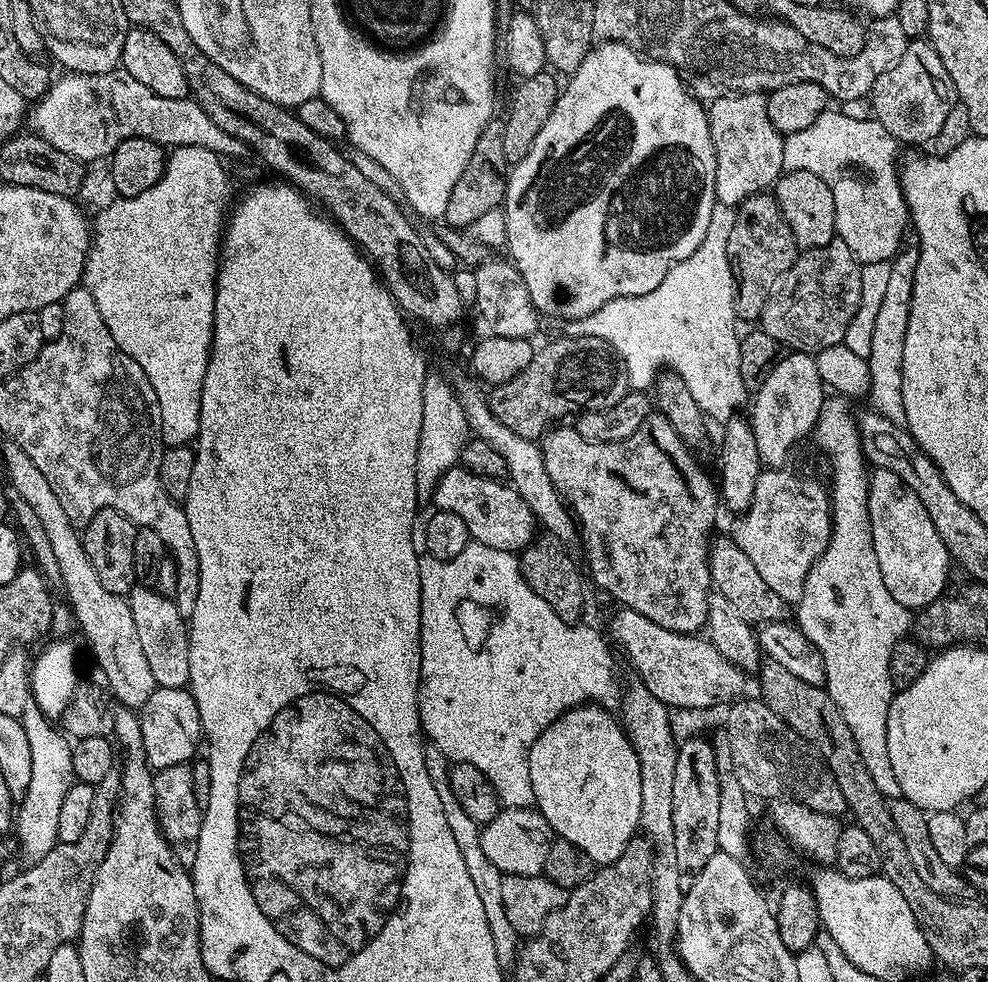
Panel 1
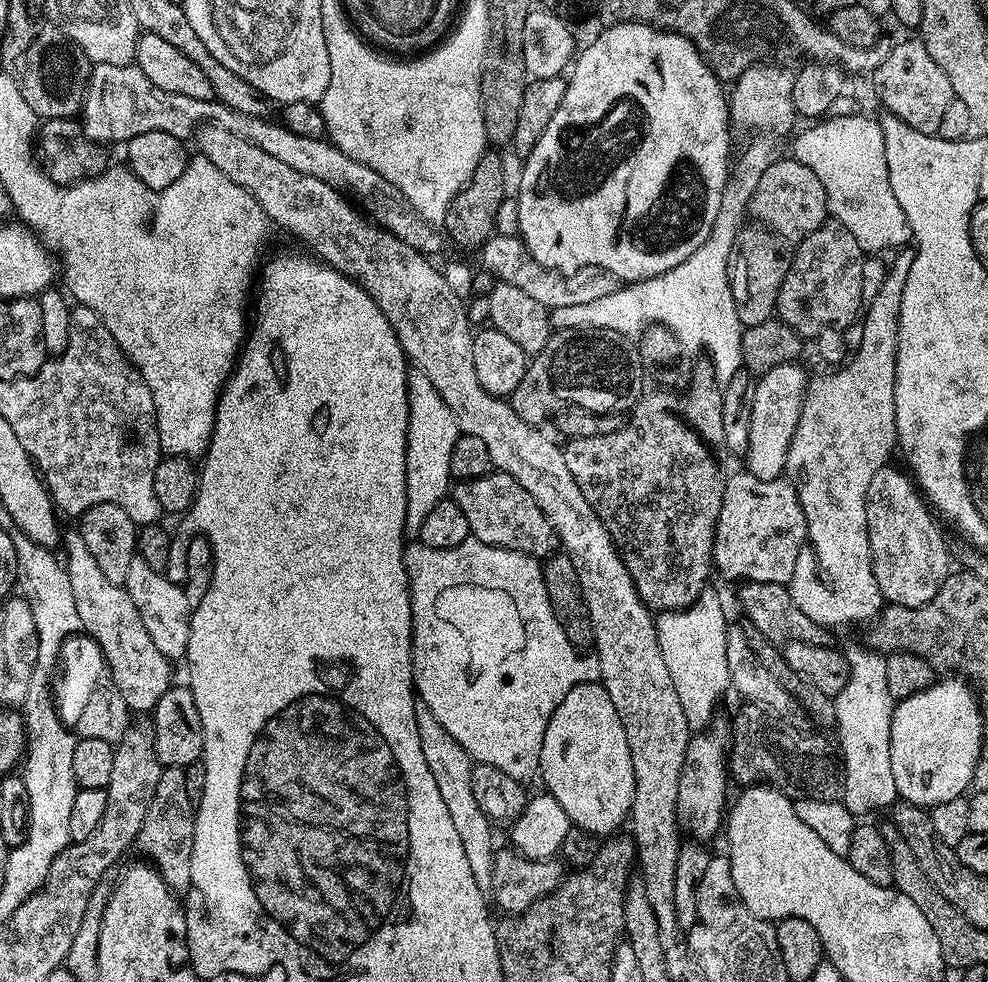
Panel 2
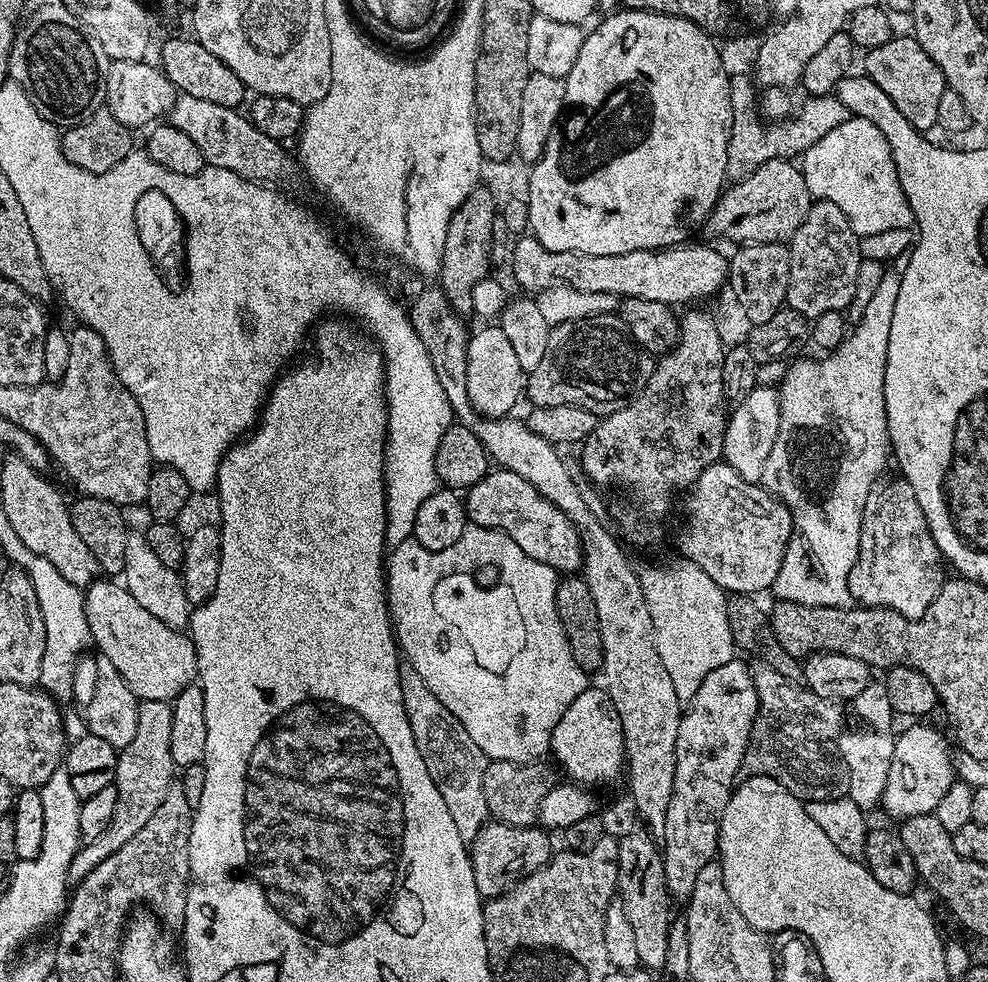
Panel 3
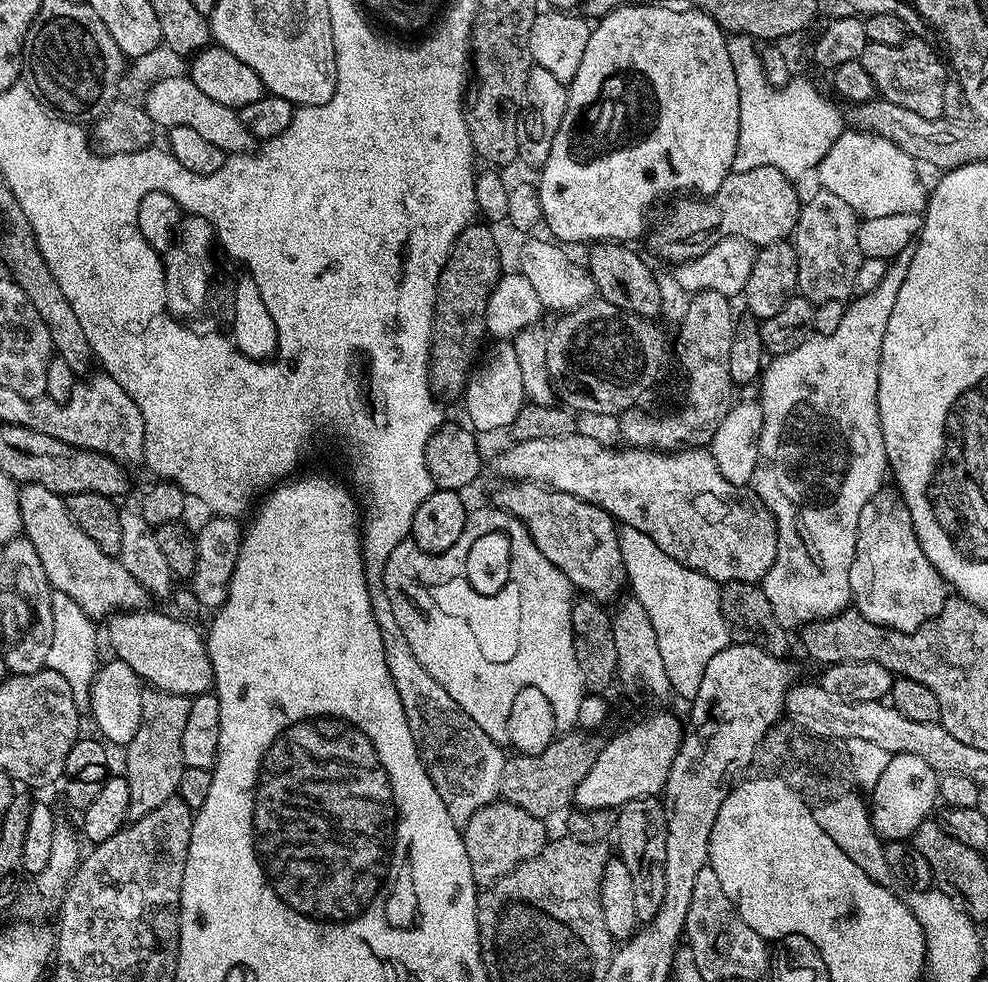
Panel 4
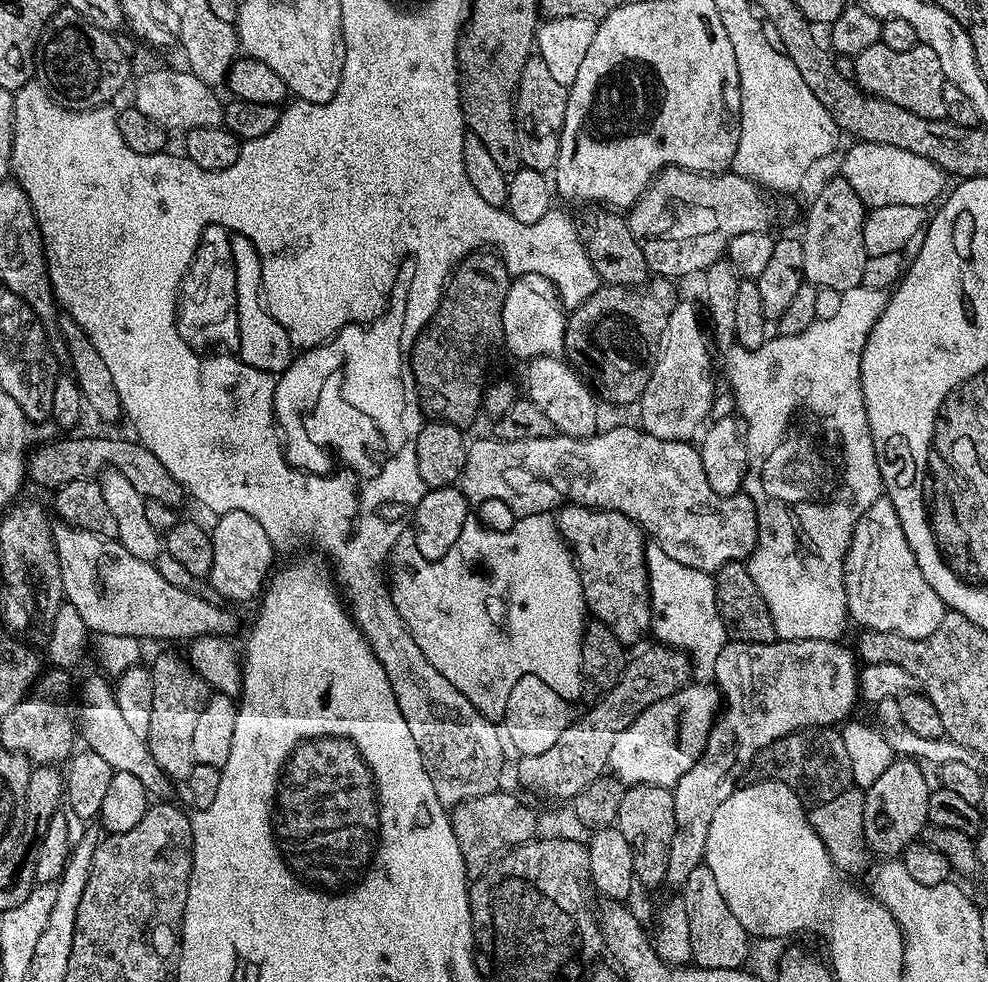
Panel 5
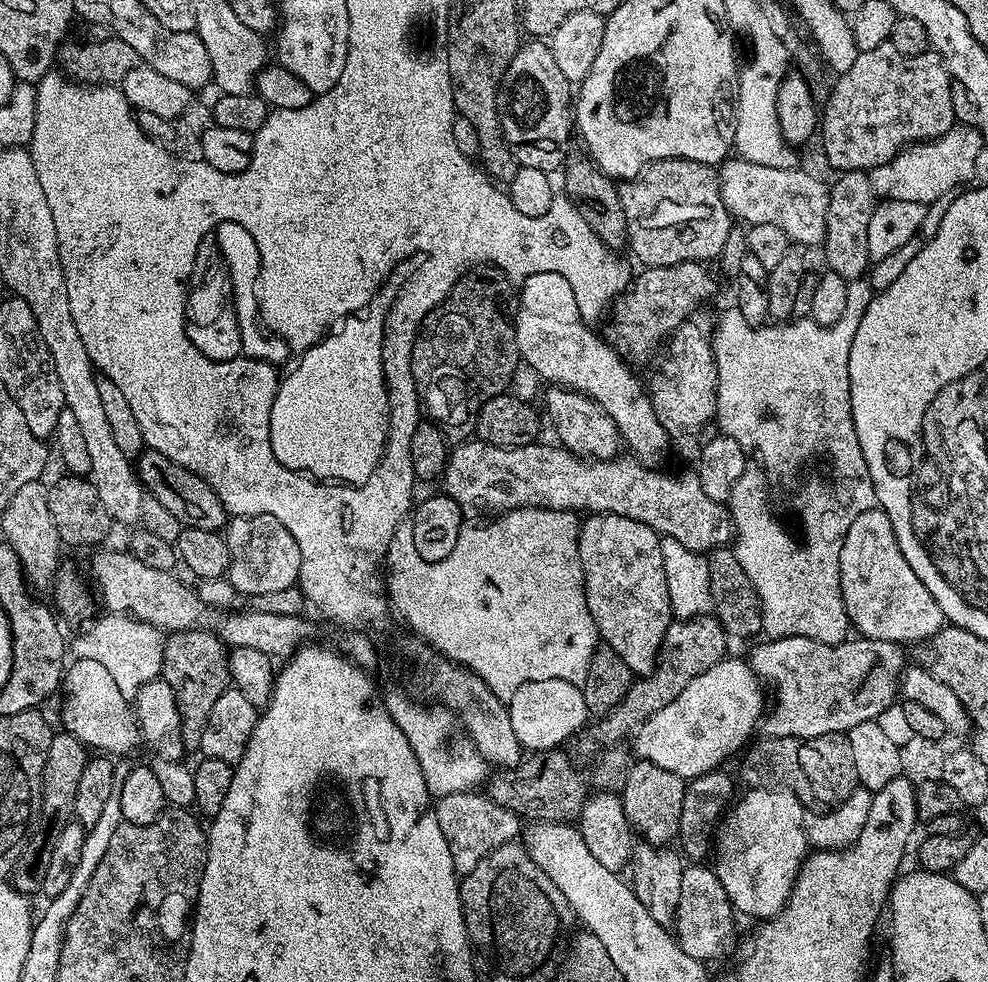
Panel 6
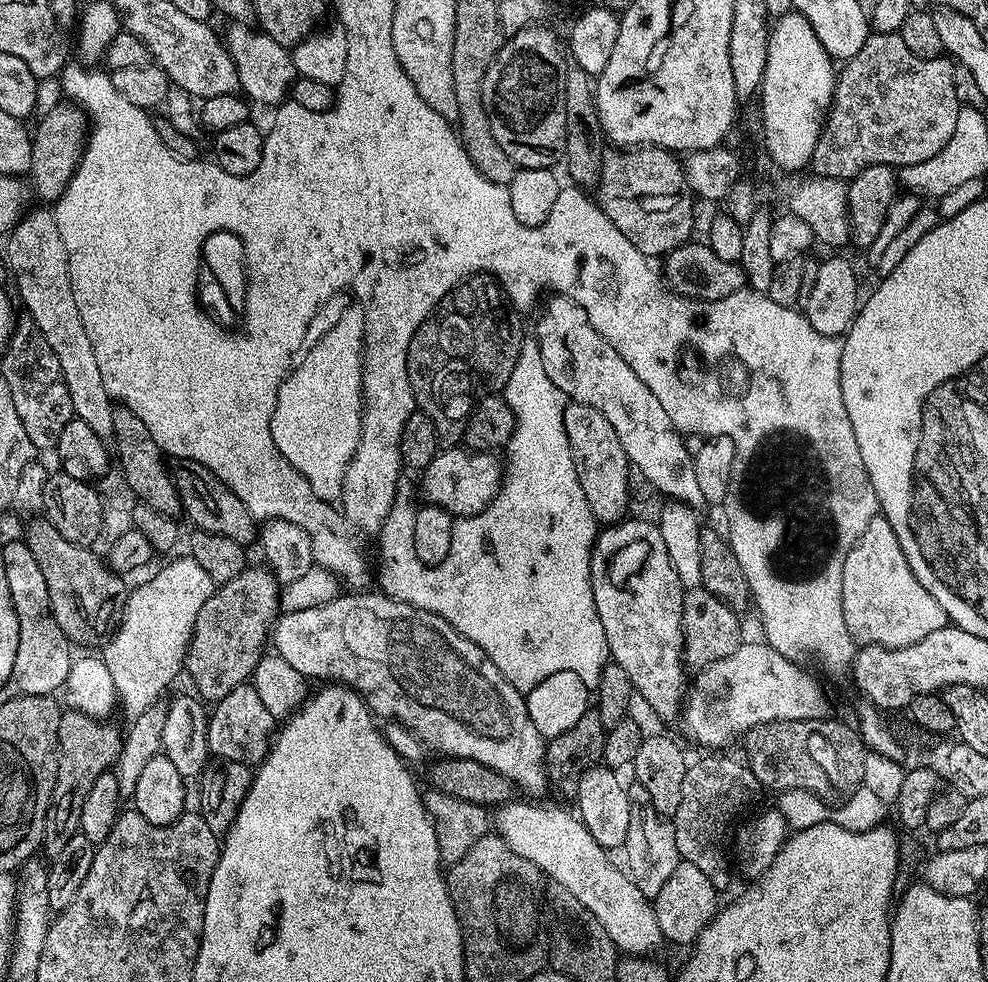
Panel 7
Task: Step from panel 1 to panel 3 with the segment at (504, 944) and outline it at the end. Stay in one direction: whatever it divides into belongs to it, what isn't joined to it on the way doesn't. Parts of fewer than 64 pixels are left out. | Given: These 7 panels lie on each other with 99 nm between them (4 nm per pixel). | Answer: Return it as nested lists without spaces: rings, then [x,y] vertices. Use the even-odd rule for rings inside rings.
[[[407,666],[401,667],[400,685],[402,686],[402,702],[406,706],[406,718],[410,722],[408,731],[414,734],[417,753],[423,754],[425,759],[430,760],[426,771],[430,774],[432,786],[438,790],[440,803],[449,808],[450,818],[454,818],[454,826],[458,826],[458,834],[462,834],[465,842],[471,842],[490,820],[484,793],[484,779],[490,763],[488,756],[482,754],[474,738],[466,734],[466,726],[462,726],[462,722],[458,722],[458,718],[454,718],[454,714],[446,710],[446,706],[442,706],[442,702],[438,702],[434,694],[430,694],[430,686],[422,682],[418,670]]]

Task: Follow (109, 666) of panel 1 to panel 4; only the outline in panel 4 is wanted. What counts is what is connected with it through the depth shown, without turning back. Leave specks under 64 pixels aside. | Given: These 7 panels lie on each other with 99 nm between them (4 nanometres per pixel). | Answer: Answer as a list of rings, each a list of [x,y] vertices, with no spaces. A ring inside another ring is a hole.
[[[141,610],[139,612],[121,612],[109,619],[108,640],[112,643],[115,659],[126,662],[136,675],[140,676],[145,685],[151,686],[157,692],[169,692],[175,696],[195,698],[213,687],[212,658],[208,653],[205,637],[195,627],[195,623],[181,619],[176,614],[167,616],[164,612]]]

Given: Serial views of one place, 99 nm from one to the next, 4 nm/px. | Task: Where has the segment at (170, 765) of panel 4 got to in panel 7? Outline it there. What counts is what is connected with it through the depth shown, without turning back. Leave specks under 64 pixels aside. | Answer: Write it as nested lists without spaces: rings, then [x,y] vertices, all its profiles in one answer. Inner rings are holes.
[[[245,567],[238,578],[230,578],[230,582],[219,585],[206,606],[202,606],[196,624],[192,627],[192,640],[188,644],[186,657],[186,676],[188,672],[196,687],[195,695],[201,701],[215,702],[226,698],[230,690],[251,677],[256,663],[265,655],[272,625],[281,611],[281,585],[267,567],[259,567]]]

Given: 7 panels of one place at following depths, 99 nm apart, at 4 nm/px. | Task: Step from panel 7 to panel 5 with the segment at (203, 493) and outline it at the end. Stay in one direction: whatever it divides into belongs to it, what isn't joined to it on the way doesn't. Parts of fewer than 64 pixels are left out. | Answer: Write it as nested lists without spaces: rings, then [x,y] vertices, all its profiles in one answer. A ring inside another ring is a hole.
[[[56,438],[37,445],[27,457],[26,474],[40,486],[46,486],[49,490],[55,490],[66,482],[93,479],[101,474],[104,469],[111,467],[118,469],[131,482],[134,490],[142,494],[145,499],[160,501],[172,507],[181,507],[182,500],[186,498],[184,488],[170,477],[162,462],[150,453],[150,450],[140,441],[129,438]]]

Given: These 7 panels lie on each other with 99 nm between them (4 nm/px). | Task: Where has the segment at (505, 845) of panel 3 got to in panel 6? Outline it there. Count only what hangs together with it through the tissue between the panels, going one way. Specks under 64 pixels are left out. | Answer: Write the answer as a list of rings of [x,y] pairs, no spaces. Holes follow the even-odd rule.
[[[480,790],[446,794],[439,797],[434,804],[438,826],[442,826],[442,834],[446,834],[446,846],[450,846],[450,854],[454,858],[454,866],[461,877],[470,874],[486,854],[493,852],[498,846],[511,844],[521,835],[521,817],[500,806]]]

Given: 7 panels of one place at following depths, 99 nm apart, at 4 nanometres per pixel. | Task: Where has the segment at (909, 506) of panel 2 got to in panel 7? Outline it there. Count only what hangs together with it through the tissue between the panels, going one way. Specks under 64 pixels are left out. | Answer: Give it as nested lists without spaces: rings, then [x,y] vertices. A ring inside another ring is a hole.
[[[878,514],[866,526],[862,538],[846,554],[846,562],[842,566],[842,614],[846,618],[846,626],[857,645],[877,644],[883,648],[901,648],[914,642],[922,642],[926,634],[934,634],[934,630],[949,627],[948,615],[934,602],[930,590],[914,578],[914,570],[910,570],[910,562],[906,562],[906,554],[902,554],[902,546],[898,546],[898,534],[894,534],[894,526],[882,514]]]

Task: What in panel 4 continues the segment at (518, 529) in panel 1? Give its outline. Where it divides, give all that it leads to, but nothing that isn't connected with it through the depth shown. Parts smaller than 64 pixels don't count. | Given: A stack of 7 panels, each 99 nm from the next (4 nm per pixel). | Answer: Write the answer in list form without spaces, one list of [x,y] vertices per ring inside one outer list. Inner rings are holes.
[[[533,480],[501,483],[495,507],[523,520],[534,546],[550,558],[571,582],[577,593],[601,602],[615,601],[626,584],[622,550],[618,546],[618,524],[612,515],[574,494],[558,492]],[[617,595],[617,596],[616,596]],[[616,596],[616,597],[615,597]]]

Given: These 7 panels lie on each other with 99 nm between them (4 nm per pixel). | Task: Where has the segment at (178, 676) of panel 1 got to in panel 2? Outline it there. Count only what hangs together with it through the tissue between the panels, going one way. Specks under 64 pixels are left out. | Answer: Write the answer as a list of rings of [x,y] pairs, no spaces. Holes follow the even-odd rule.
[[[138,555],[130,562],[130,570],[126,573],[126,582],[123,585],[130,594],[134,606],[138,606],[138,614],[142,618],[142,626],[146,628],[146,634],[150,634],[150,642],[154,642],[159,653],[168,661],[183,661],[188,654],[193,610],[190,602],[186,602],[183,587],[170,582],[163,572],[146,566],[144,559]]]

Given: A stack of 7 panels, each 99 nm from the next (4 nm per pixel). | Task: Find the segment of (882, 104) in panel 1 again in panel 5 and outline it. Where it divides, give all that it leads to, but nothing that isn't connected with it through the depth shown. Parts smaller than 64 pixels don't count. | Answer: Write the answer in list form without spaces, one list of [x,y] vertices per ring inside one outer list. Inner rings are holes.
[[[882,43],[862,50],[854,57],[855,83],[871,96],[894,102],[922,118],[943,120],[946,117],[946,102],[942,99],[945,78],[942,65],[938,63],[938,54],[925,44],[916,43],[912,49],[898,53]]]

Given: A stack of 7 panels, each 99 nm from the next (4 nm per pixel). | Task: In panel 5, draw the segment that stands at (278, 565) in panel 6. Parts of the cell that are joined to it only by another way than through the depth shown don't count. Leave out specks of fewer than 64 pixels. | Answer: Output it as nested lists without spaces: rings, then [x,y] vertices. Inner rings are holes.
[[[242,510],[223,513],[218,526],[210,533],[214,546],[214,566],[210,566],[207,579],[220,596],[228,600],[252,600],[263,593],[273,571],[277,545],[273,544],[270,534],[250,514]]]

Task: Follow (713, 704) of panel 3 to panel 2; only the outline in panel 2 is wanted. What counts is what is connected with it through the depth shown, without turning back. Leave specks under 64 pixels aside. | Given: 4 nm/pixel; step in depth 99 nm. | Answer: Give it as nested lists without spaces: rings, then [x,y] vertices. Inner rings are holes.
[[[713,719],[704,731],[695,733],[689,739],[682,774],[678,778],[676,819],[681,829],[692,835],[689,837],[700,842],[708,842],[719,828],[721,831],[726,820],[726,805],[730,800],[730,724],[727,719],[720,719]]]

